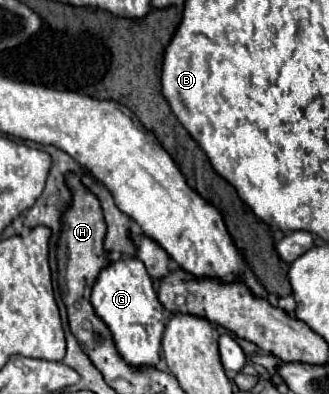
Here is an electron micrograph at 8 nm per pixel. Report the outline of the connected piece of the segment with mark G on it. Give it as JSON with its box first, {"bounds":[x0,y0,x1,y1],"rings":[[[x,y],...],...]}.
{"bounds":[91,257,167,371],"rings":[[[129,257],[105,267],[93,285],[91,305],[95,309],[95,315],[101,317],[109,327],[115,347],[129,367],[141,371],[159,363],[161,337],[167,313],[165,307],[157,301],[153,279],[149,277],[145,265],[139,259]]]}

